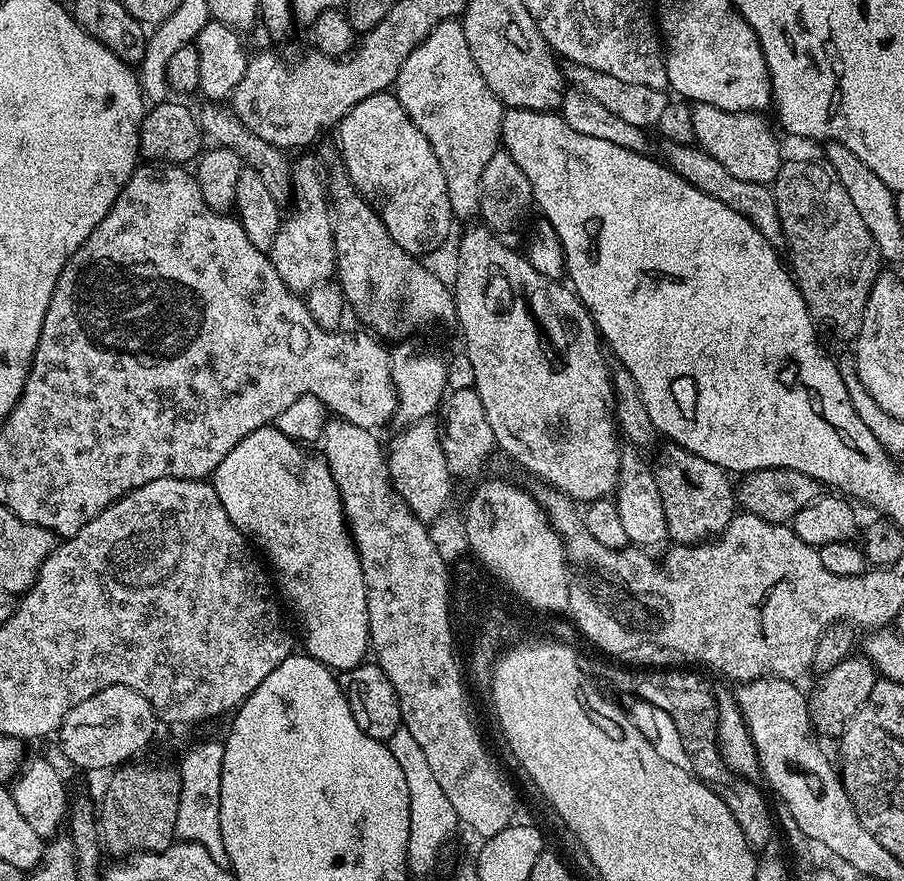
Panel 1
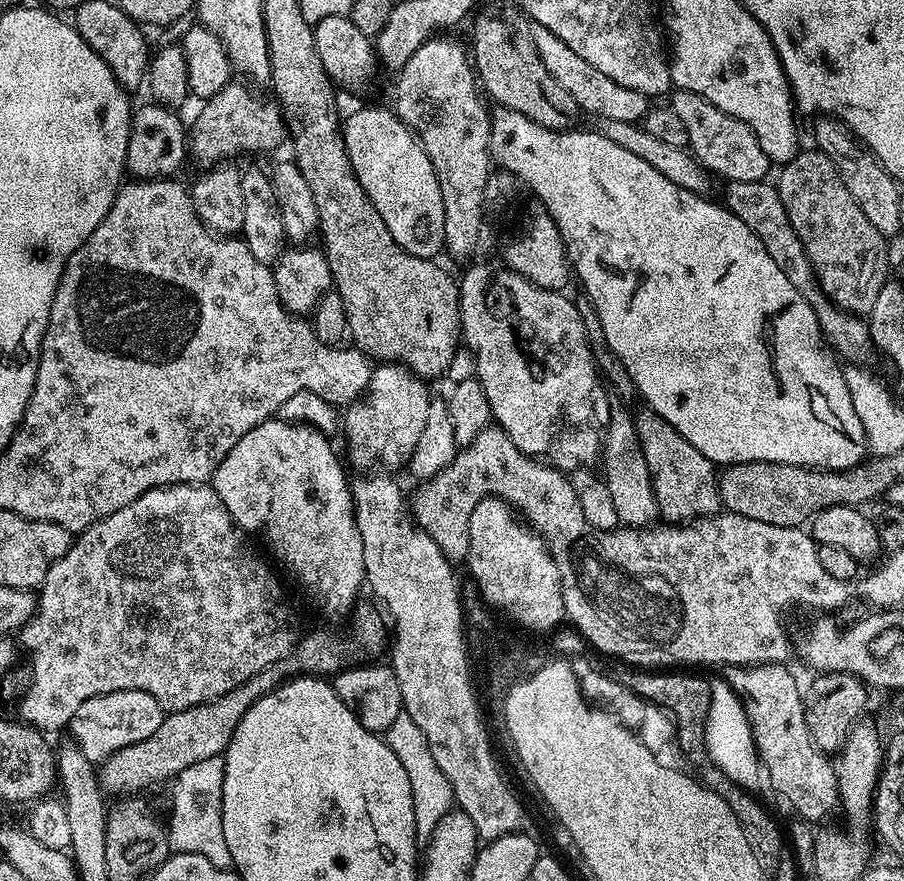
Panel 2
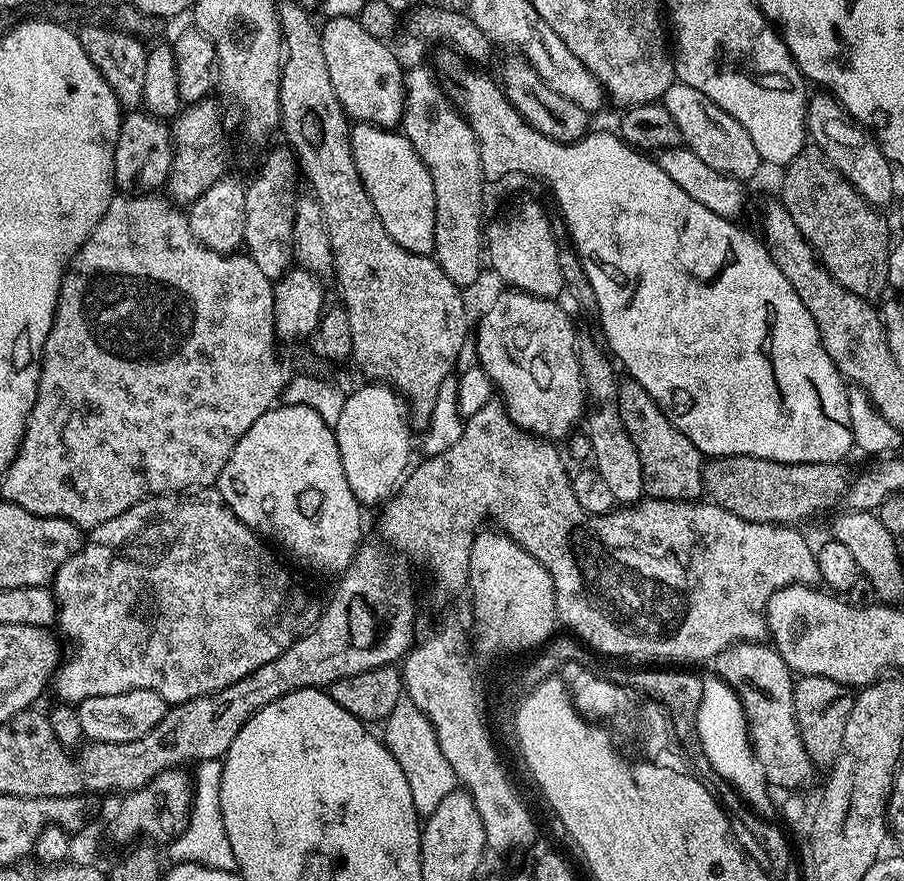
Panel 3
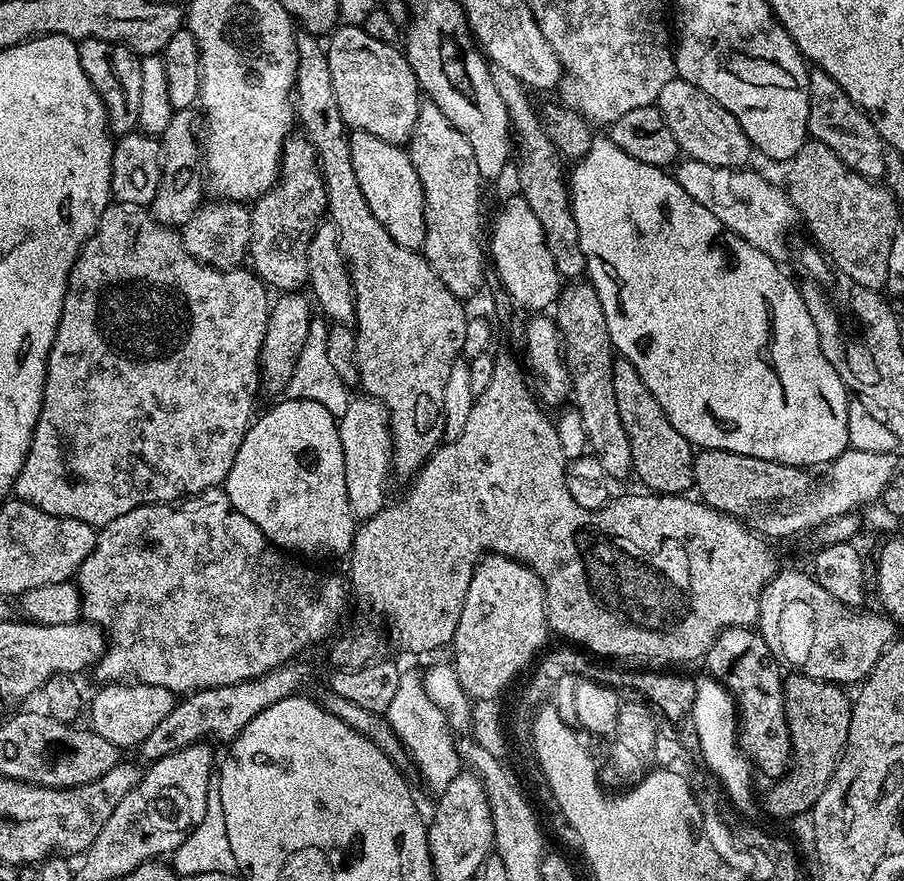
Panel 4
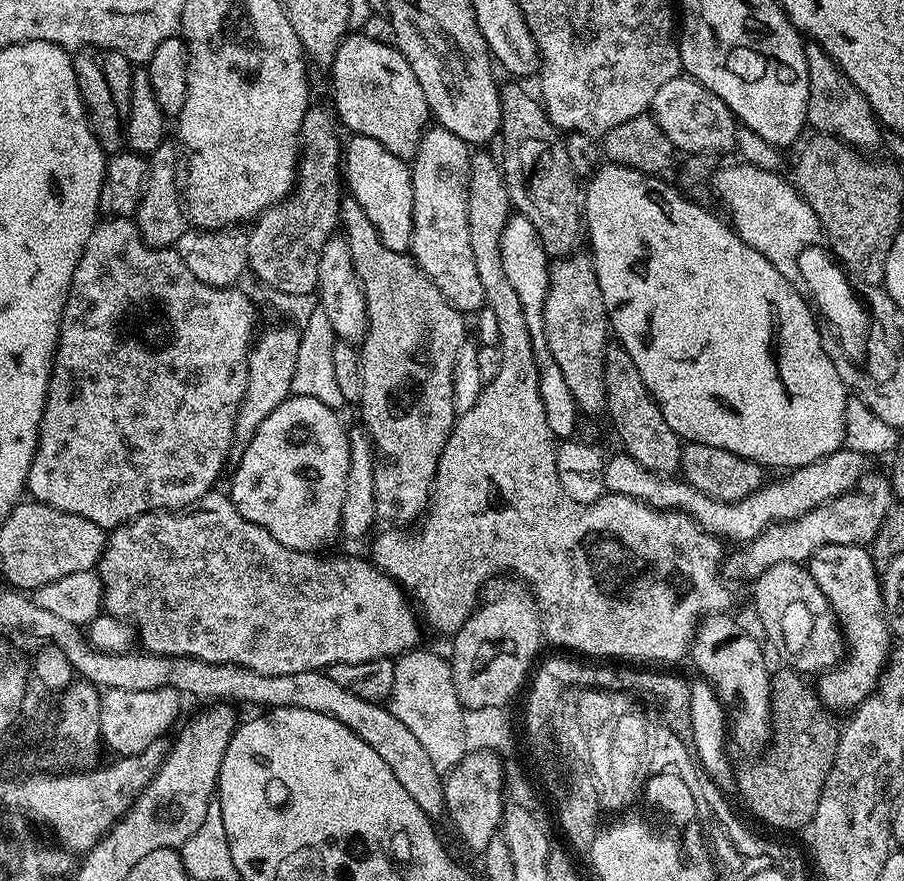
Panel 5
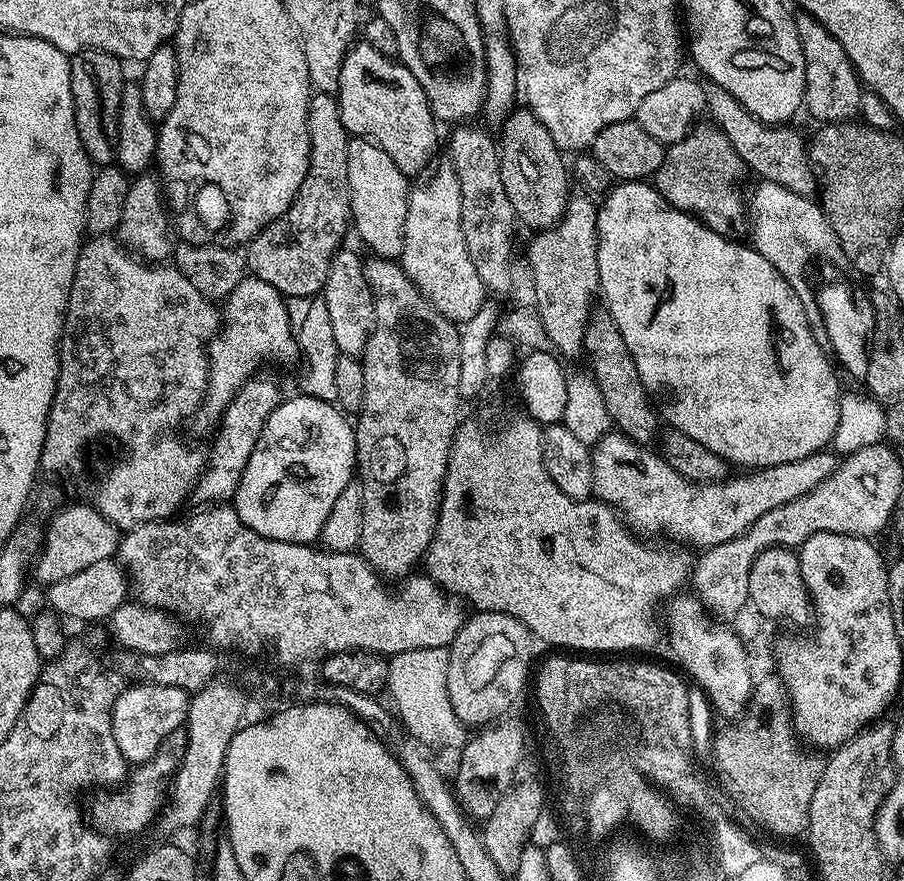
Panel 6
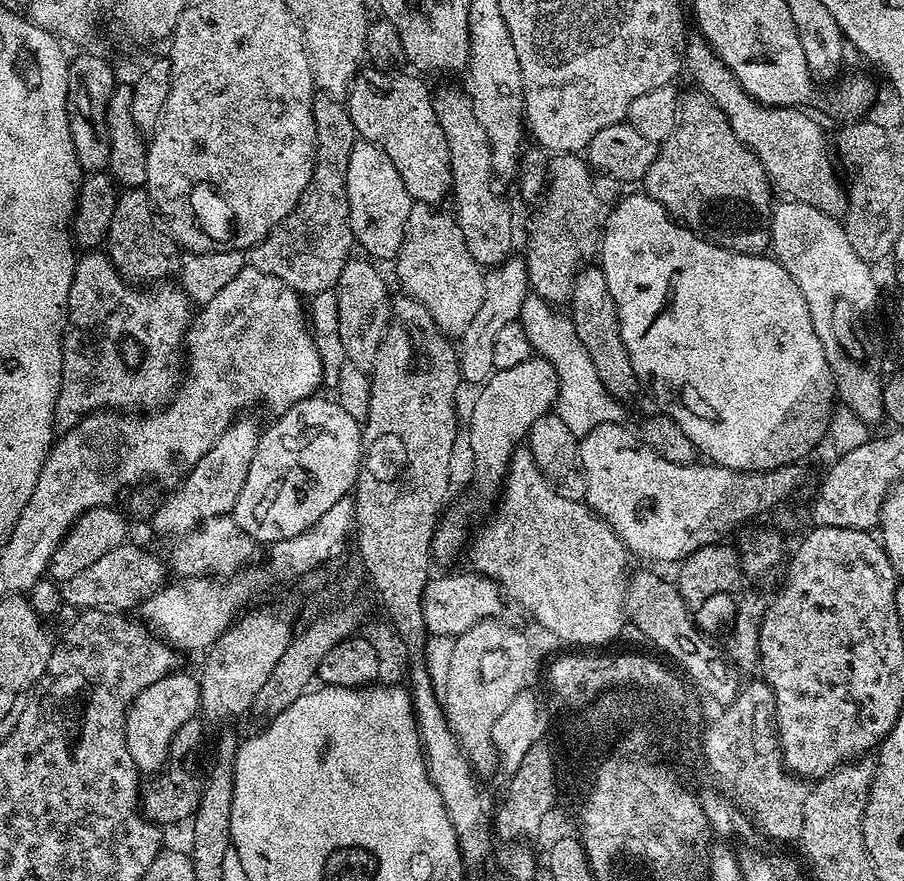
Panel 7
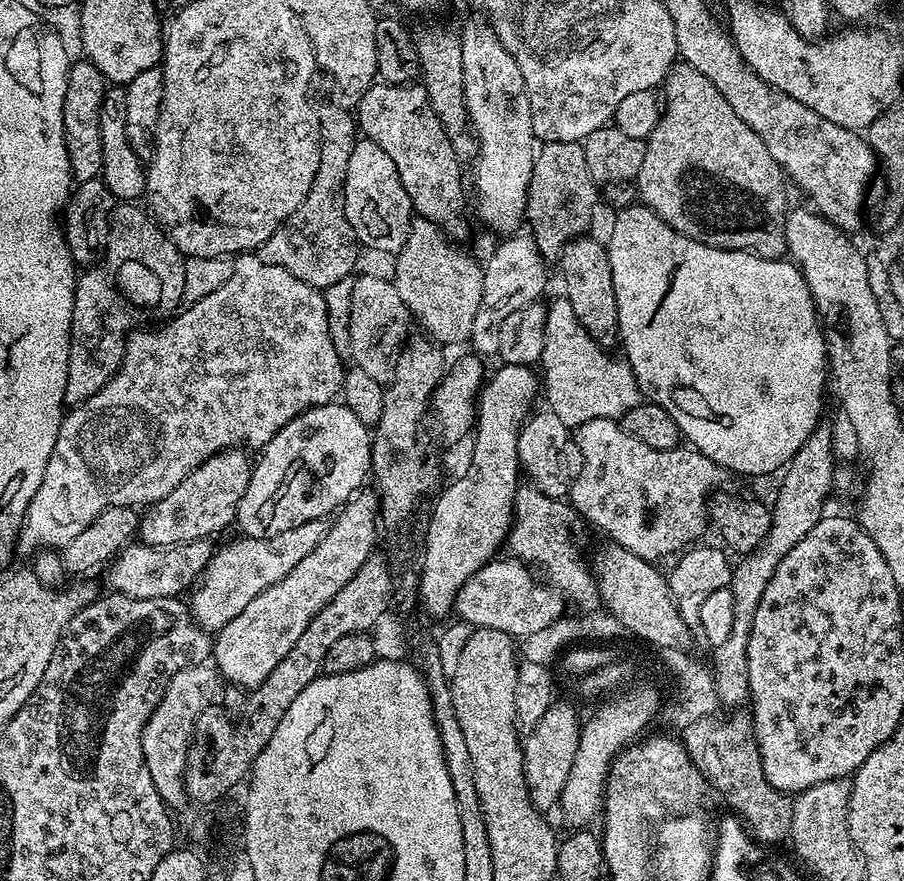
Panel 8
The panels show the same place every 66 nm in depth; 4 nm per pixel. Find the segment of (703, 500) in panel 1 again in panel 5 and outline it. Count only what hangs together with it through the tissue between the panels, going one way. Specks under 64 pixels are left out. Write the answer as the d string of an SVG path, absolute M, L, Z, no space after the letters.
M618 342L609 343L604 352L604 381L606 382L606 416L612 419L612 428L618 439L624 443L623 451L634 458L642 467L662 476L671 477L679 473L682 458L680 435L670 430L670 422L662 418L662 410L656 405L656 399L650 394L634 358Z

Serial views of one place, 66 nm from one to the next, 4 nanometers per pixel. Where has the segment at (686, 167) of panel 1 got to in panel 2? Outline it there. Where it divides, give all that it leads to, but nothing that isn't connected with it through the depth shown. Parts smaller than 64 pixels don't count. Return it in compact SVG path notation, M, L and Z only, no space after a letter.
M729 180L723 185L722 203L738 218L742 218L742 222L746 222L746 226L750 226L750 230L754 230L754 234L758 234L762 246L766 246L766 254L770 254L770 258L774 258L778 270L782 270L782 274L786 274L790 286L794 286L794 290L798 290L798 294L802 294L802 298L806 298L806 302L810 302L810 306L820 323L820 330L824 333L825 341L845 361L864 362L864 359L870 354L873 355L874 352L872 335L868 332L867 323L859 315L837 308L829 300L827 294L820 289L814 270L806 258L806 250L802 246L798 234L794 234L794 226L790 226L786 206L782 206L780 189L775 183L768 183L764 180L758 182Z

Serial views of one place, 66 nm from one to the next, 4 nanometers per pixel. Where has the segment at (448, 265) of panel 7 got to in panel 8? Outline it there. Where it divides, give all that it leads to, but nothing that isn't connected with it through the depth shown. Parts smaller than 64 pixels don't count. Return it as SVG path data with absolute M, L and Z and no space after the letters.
M413 219L409 229L406 242L400 252L395 253L396 273L390 276L393 286L398 292L398 298L402 302L409 317L416 320L425 328L427 339L437 345L460 344L469 339L474 330L474 318L478 315L478 306L482 306L482 282L484 281L484 270L479 263L475 264L468 256L456 252L457 245L449 237L445 236L435 224L428 220Z

